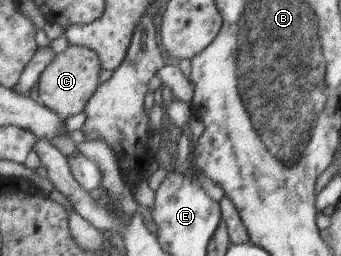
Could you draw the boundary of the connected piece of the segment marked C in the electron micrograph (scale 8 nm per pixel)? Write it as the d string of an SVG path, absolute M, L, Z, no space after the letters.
M72 45L66 51L61 51L52 58L50 65L44 69L38 81L39 102L55 111L62 119L72 117L87 107L90 97L94 97L96 87L98 87L98 75L100 75L100 65L98 65L98 55L92 48Z

